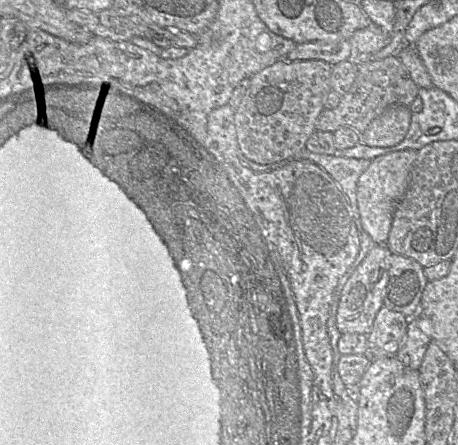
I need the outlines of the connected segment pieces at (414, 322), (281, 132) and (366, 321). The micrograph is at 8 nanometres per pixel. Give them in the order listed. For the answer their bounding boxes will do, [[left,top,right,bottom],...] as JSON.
[[396,317,431,370],[235,60,332,164],[336,245,391,334]]

